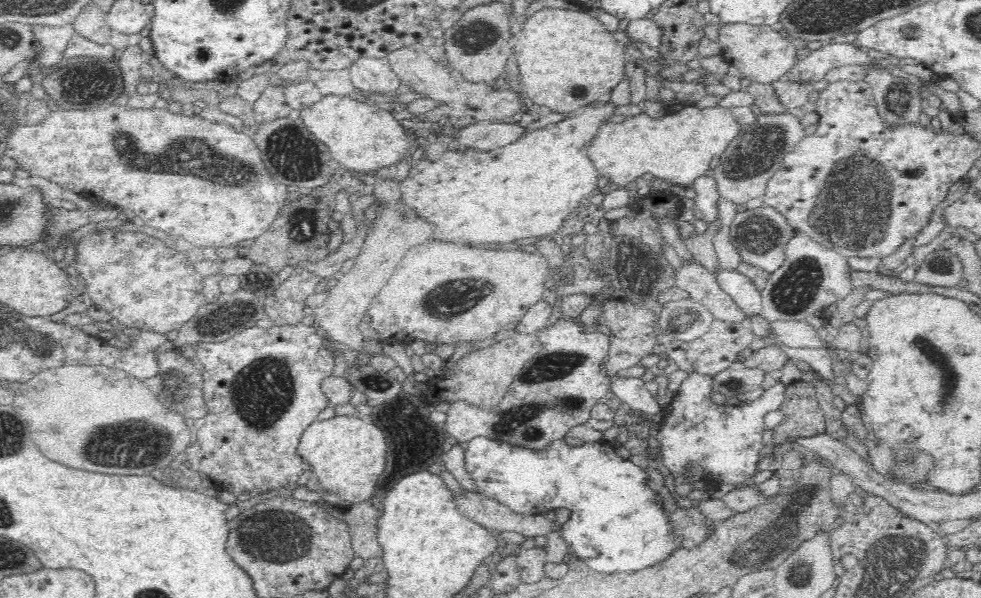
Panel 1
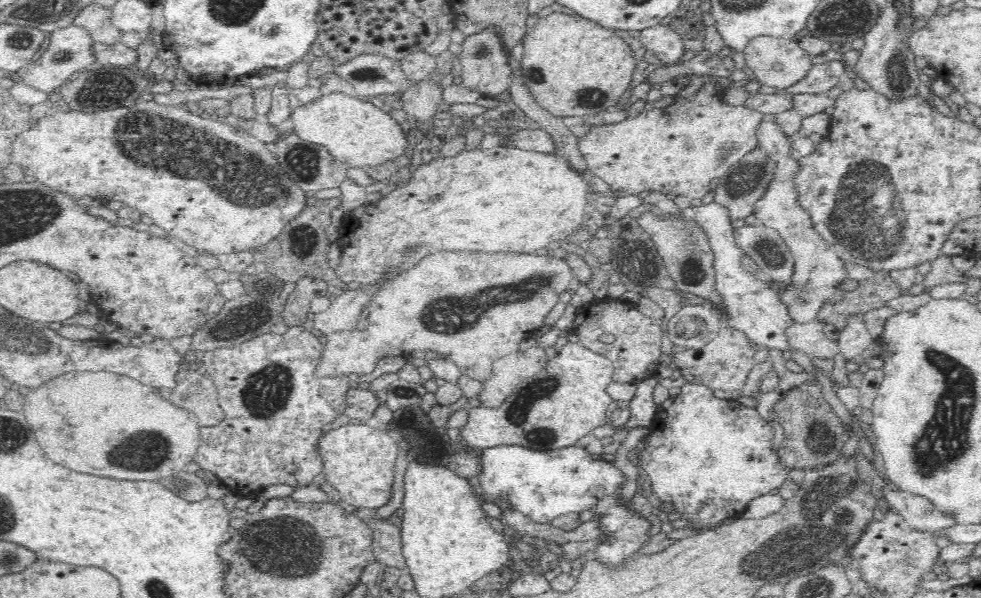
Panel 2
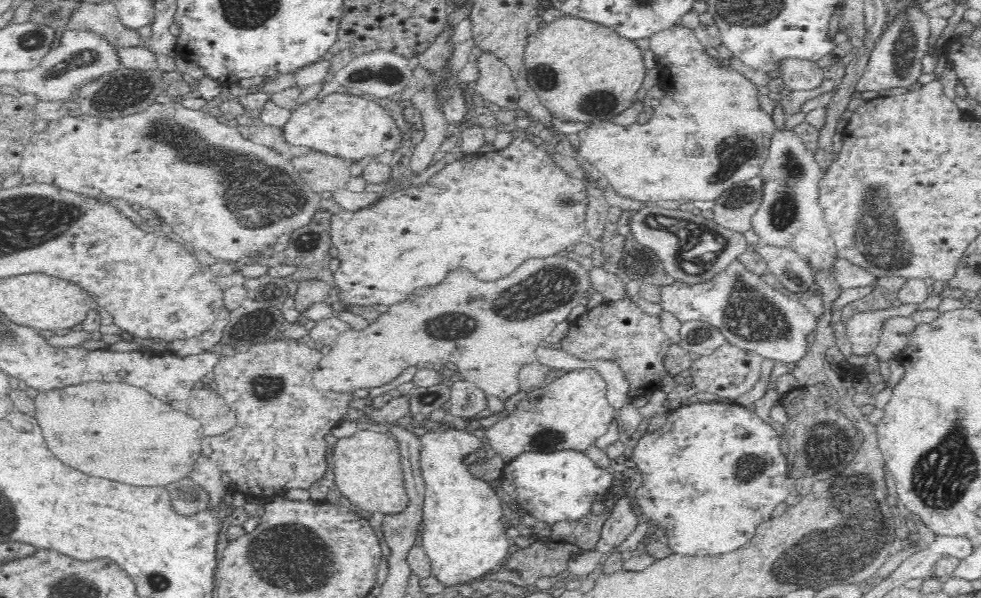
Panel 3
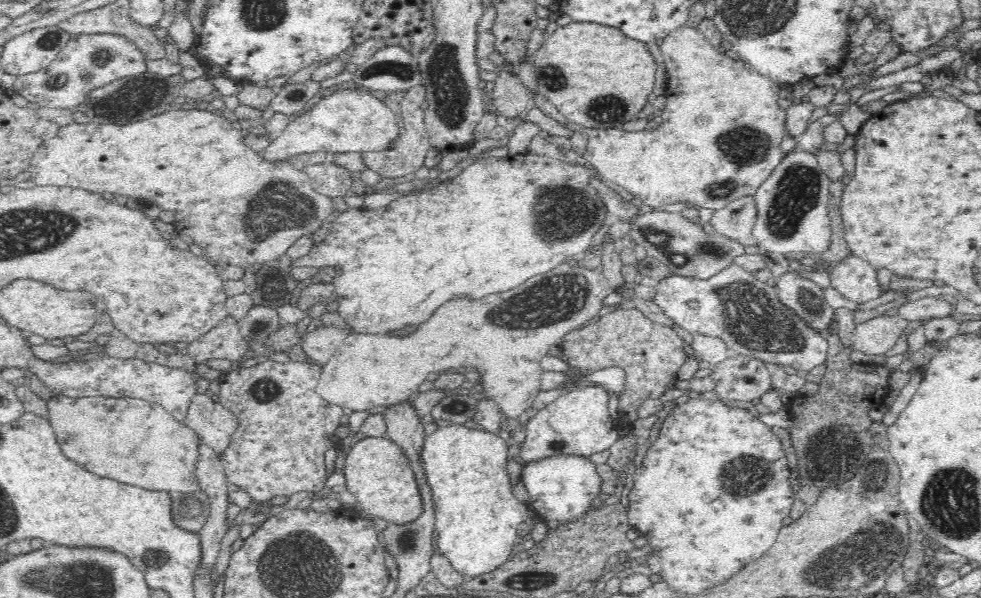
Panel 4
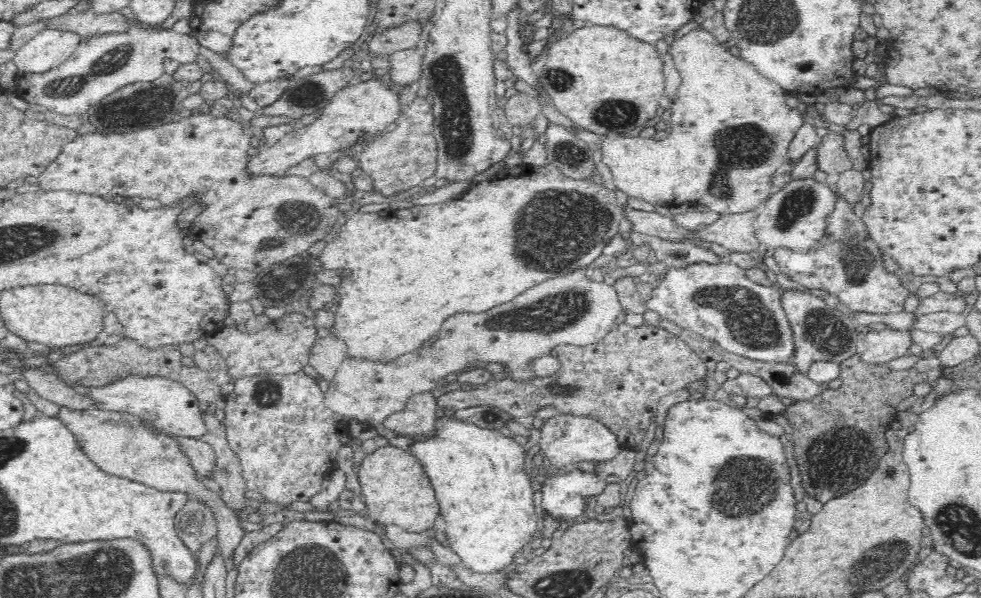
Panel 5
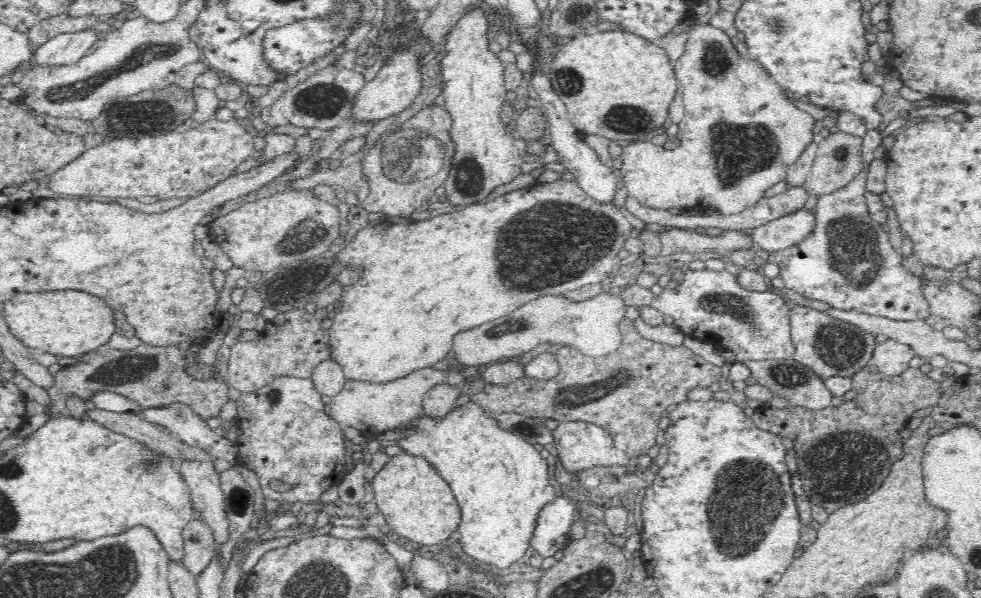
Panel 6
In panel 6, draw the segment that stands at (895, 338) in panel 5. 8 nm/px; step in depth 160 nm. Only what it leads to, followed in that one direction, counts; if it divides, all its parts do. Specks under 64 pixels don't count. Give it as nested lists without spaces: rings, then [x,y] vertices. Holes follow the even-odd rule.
[[[896,340],[876,343],[869,363],[885,375],[898,375],[906,371],[915,352],[910,346]]]

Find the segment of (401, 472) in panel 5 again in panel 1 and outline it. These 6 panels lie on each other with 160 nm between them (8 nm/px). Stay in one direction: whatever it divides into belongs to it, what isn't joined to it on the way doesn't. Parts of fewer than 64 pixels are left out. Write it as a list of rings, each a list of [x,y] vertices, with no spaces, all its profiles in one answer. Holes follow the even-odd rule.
[[[358,415],[316,420],[300,435],[296,452],[312,469],[312,476],[323,490],[330,490],[334,498],[342,496],[346,502],[371,500],[378,477],[386,464],[386,436],[374,423]],[[312,428],[312,430],[308,430]]]

